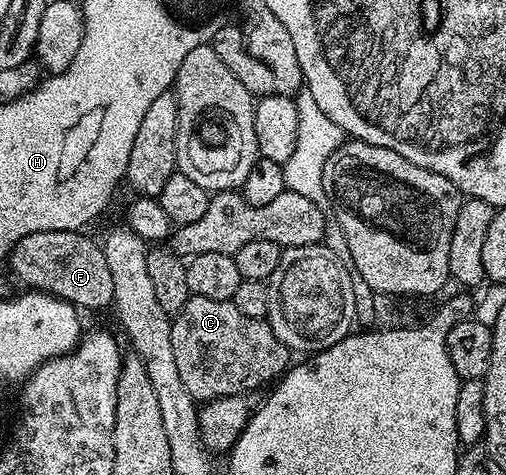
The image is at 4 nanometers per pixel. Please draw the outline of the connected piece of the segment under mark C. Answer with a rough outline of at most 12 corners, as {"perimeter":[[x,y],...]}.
{"perimeter":[[190,295],[169,328],[194,401],[249,395],[291,352],[269,322]]}

